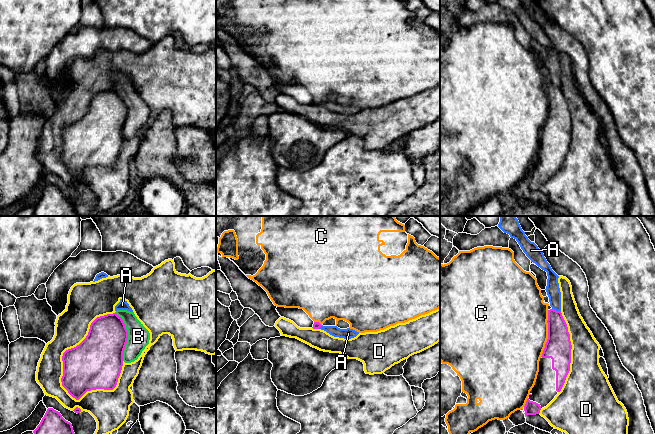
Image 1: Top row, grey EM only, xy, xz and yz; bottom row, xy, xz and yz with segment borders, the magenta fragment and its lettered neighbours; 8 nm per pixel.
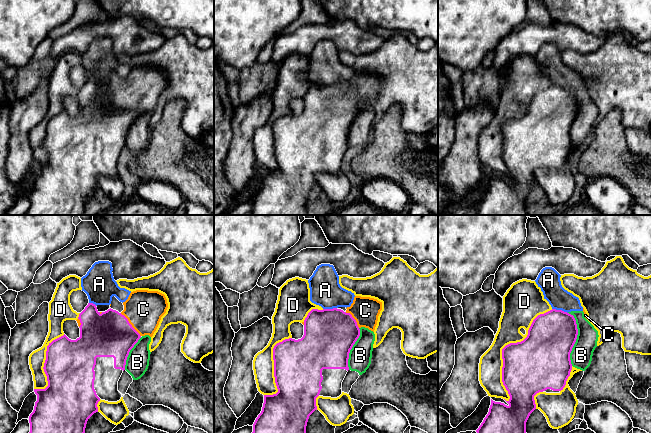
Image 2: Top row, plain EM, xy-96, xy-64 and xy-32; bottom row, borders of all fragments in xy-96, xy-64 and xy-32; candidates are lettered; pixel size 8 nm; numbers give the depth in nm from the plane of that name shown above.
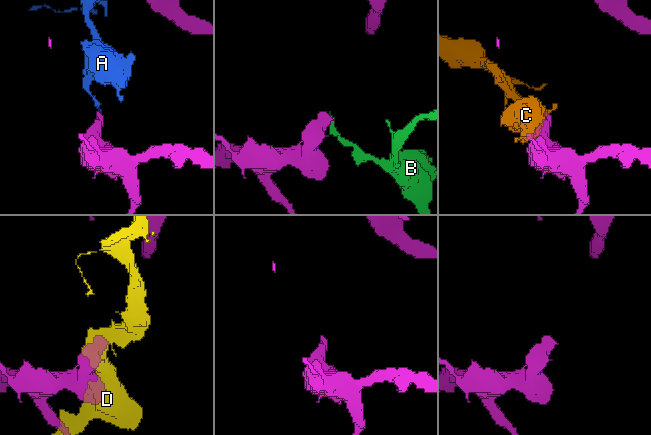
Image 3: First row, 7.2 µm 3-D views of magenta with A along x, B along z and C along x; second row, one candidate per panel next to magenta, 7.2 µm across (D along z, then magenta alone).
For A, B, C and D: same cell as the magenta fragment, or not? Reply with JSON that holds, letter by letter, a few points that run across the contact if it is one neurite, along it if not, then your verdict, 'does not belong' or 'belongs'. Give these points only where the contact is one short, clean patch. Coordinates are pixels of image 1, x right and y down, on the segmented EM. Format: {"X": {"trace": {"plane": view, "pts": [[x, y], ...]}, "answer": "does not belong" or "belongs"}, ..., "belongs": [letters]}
{"A": {"trace": {"plane": "yz", "pts": [[552, 308], [560, 311]]}, "answer": "does not belong"}, "B": {"answer": "does not belong"}, "C": {"answer": "does not belong"}, "D": {"answer": "does not belong"}, "belongs": []}

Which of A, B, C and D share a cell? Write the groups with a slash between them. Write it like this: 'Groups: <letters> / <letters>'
Groups: A B / C / D

